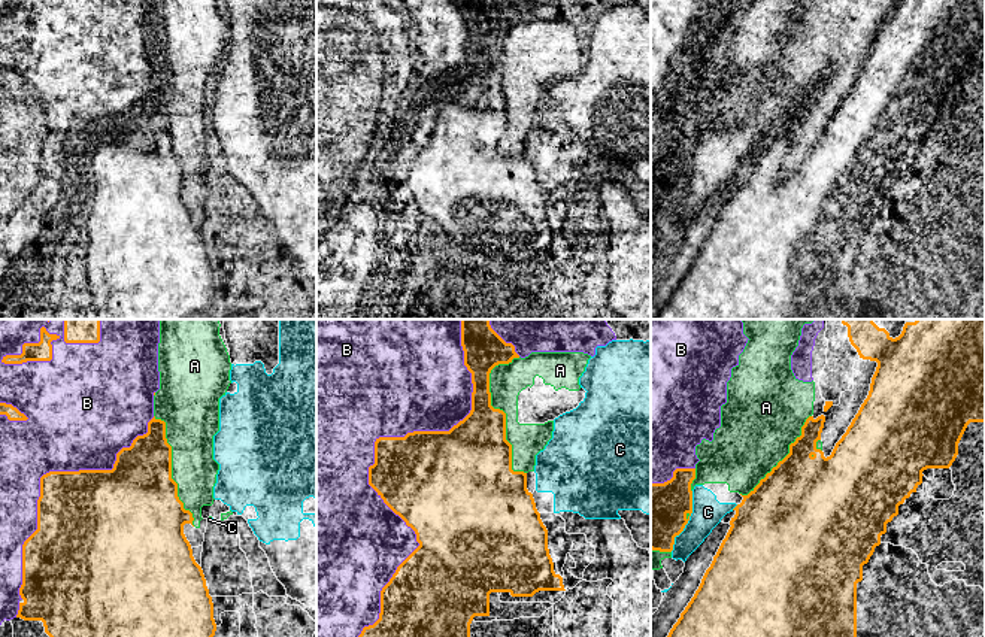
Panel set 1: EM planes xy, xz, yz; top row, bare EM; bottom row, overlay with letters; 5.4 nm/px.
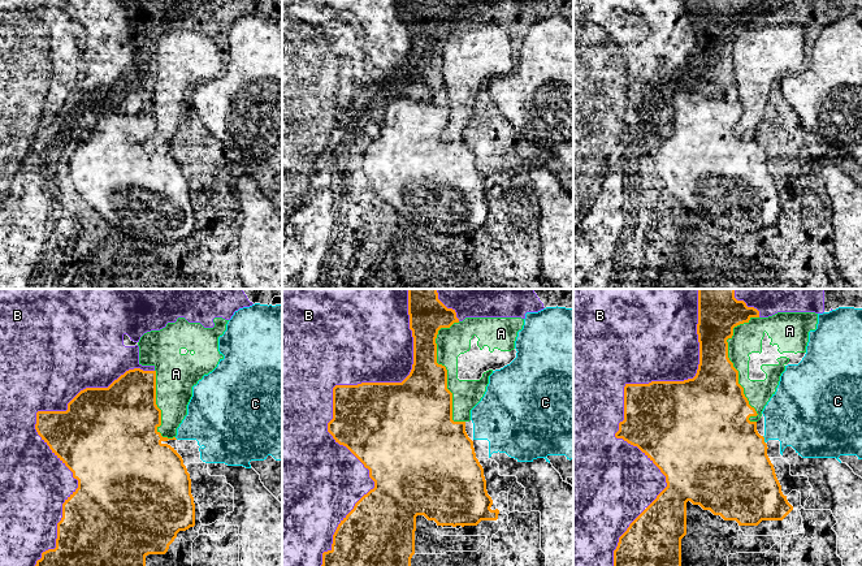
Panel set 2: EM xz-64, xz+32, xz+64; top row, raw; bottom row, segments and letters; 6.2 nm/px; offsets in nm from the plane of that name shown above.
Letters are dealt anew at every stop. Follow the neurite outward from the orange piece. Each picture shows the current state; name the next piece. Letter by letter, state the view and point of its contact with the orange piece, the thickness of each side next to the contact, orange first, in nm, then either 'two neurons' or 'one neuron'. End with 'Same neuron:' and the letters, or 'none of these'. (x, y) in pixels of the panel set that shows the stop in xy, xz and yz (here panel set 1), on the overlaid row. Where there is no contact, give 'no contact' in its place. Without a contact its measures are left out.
A: contact xz (505, 413); calibres 340 and 190 nm; two neurons
B: contact xz (375, 448); calibres 420 and 500 nm; two neurons
C: contact yz (688, 519); calibres 360 and 160 nm; two neurons
Same neuron: none of these

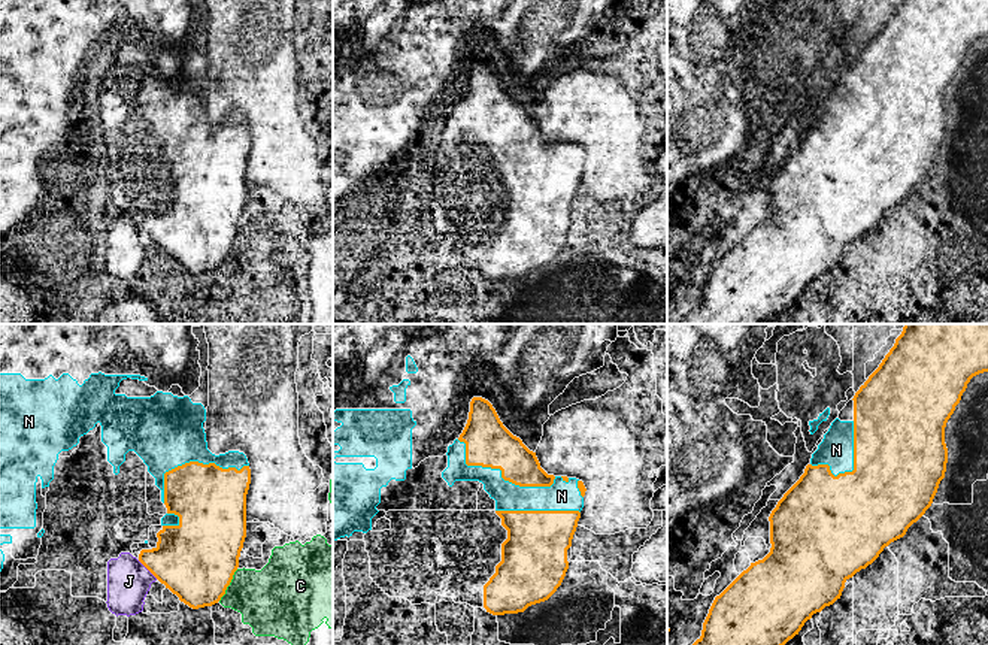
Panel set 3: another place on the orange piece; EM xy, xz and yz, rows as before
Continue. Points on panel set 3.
C: contact xy (229, 584); calibres 420 and 360 nm; two neurons
J: contact xy (148, 569); calibres 400 and 240 nm; two neurons
N: contact xz (499, 468); calibres 260 and 150 nm; two neurons
Same neuron: none of these

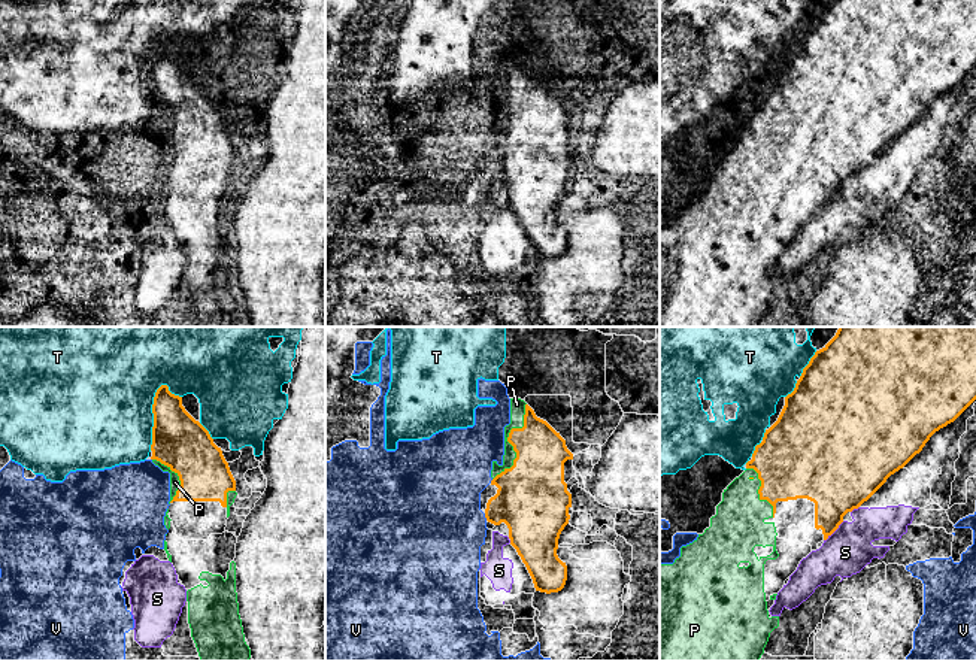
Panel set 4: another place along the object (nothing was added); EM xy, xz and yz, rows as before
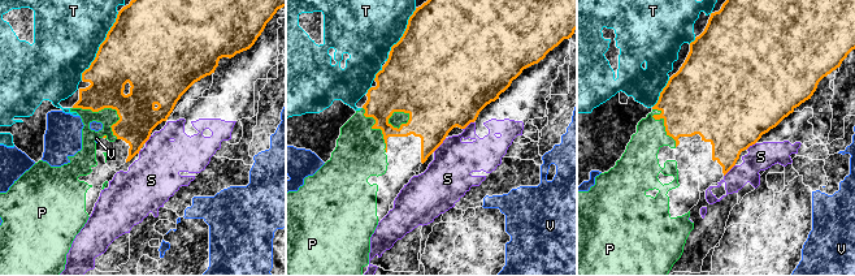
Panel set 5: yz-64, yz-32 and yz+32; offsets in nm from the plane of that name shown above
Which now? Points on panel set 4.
P: contact xz (508, 440); calibres 280 and 80 nm; one neuron
S: contact yz (833, 531); calibres 300 and 240 nm; two neurons
T: contact xy (154, 415); calibres 300 and 480 nm; two neurons
V: contact xz (485, 517); calibres 360 and 480 nm; two neurons
Same neuron: P

